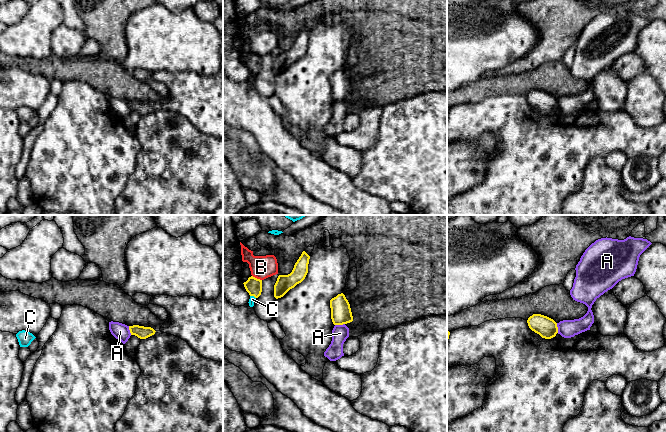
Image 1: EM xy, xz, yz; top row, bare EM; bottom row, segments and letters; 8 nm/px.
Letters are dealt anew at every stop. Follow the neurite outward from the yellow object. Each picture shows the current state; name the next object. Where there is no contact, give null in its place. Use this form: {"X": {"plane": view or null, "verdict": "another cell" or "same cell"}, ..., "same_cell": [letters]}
{"A": {"plane": "xz", "verdict": "another cell"}, "B": {"plane": "xz", "verdict": "another cell"}, "C": {"plane": "xz", "verdict": "another cell"}, "same_cell": []}

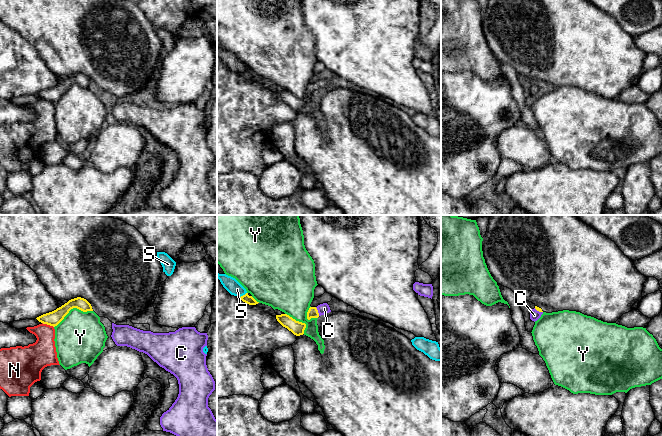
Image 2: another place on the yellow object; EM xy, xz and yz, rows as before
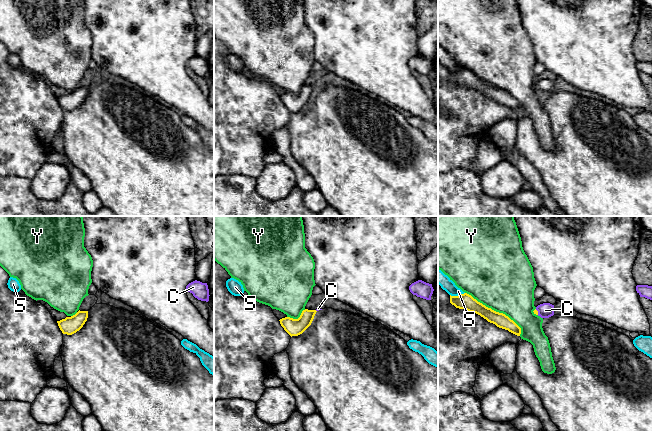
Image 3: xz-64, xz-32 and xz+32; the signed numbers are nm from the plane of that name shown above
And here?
{"C": {"plane": "xz", "verdict": "same cell"}, "N": {"plane": "xy", "verdict": "another cell"}, "S": {"plane": "xz", "verdict": "another cell"}, "Y": {"plane": "xy", "verdict": "another cell"}, "same_cell": ["C"]}

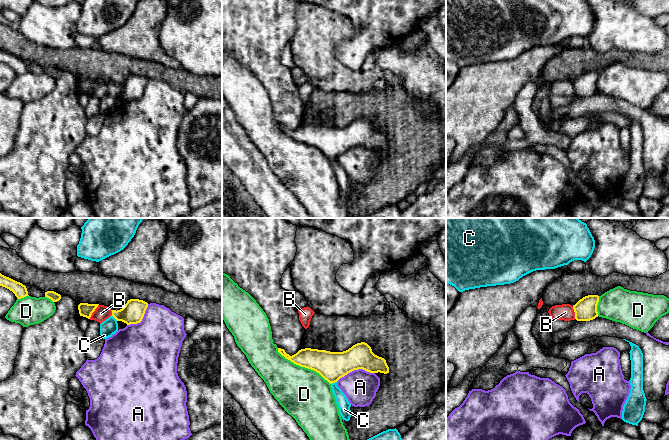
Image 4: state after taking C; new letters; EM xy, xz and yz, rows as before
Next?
{"A": {"plane": "xz", "verdict": "another cell"}, "B": {"plane": "xy", "verdict": "another cell"}, "C": {"plane": "xy", "verdict": "another cell"}, "D": {"plane": "xz", "verdict": "another cell"}, "same_cell": []}

